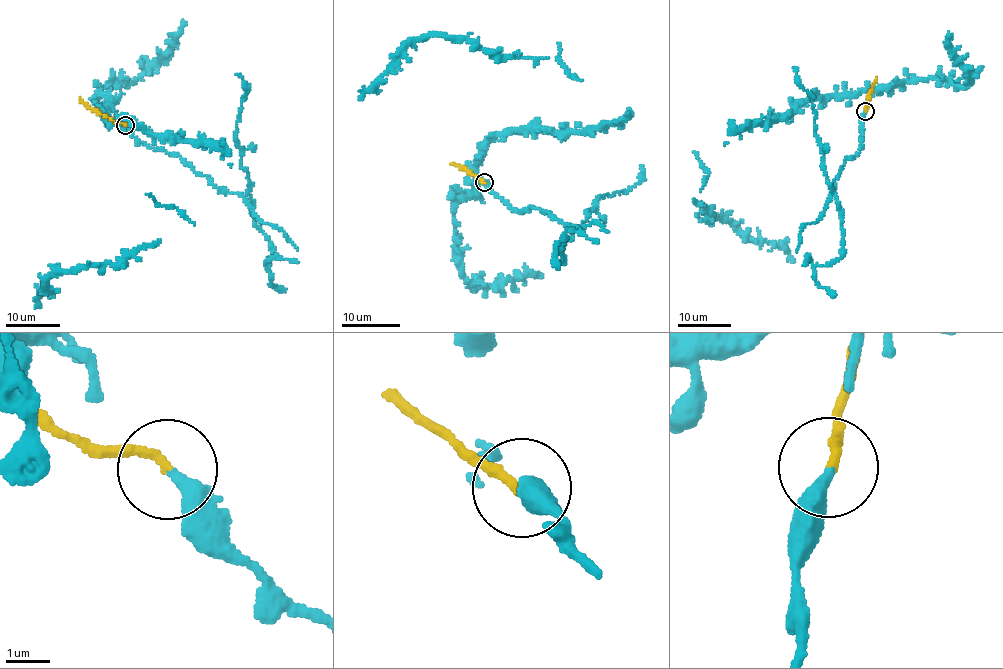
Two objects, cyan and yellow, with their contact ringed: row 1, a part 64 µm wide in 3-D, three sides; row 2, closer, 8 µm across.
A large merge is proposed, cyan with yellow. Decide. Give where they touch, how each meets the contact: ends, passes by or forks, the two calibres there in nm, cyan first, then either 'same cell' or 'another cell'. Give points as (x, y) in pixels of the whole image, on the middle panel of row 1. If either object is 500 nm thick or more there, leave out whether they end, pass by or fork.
place (484, 182); cyan ends; yellow ends; calibres 320 and 200 nm; same cell

